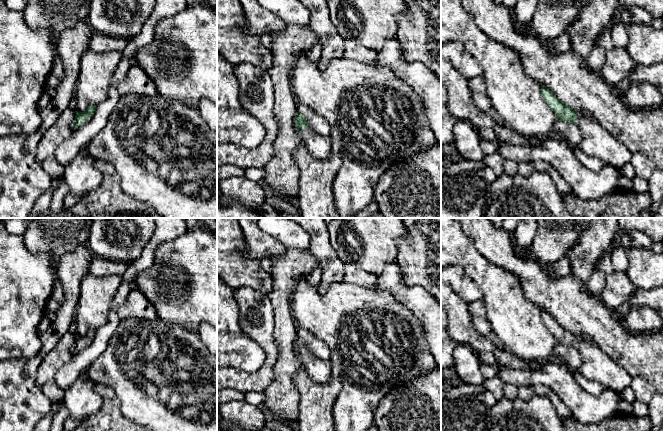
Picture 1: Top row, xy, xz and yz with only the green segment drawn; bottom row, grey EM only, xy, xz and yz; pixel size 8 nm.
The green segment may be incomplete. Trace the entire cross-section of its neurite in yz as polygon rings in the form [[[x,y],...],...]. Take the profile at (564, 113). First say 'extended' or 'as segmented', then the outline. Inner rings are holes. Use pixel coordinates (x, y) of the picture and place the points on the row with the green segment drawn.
extended | [[[541,86],[542,96],[557,115],[559,121],[574,123],[581,131],[579,148],[591,157],[599,158],[604,165],[621,169],[630,162],[632,154],[628,149],[589,113],[574,111],[545,86]]]

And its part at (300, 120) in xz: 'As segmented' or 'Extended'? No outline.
Extended

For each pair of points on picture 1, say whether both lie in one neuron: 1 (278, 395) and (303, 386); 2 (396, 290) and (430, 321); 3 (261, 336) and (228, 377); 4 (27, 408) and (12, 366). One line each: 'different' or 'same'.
1: different
2: same
3: same
4: same

